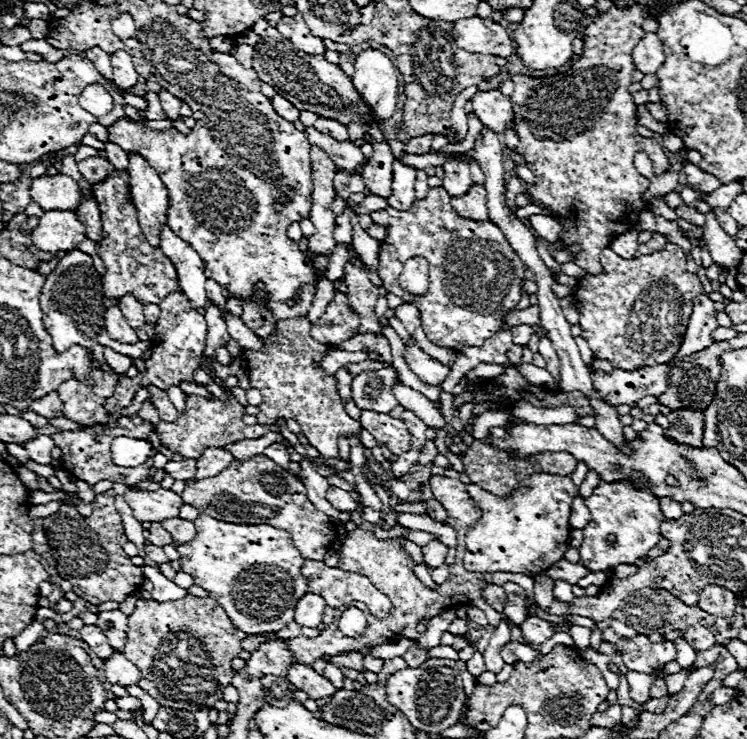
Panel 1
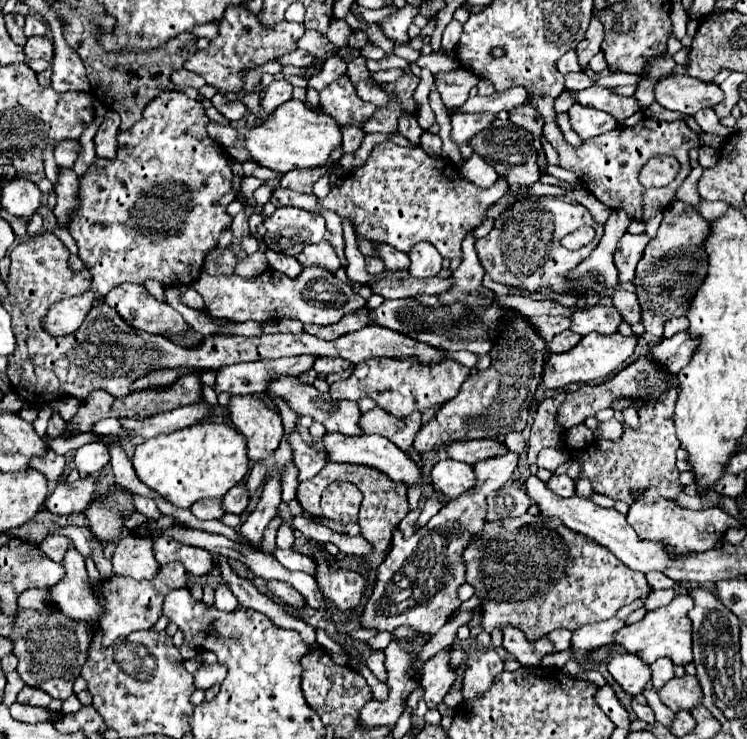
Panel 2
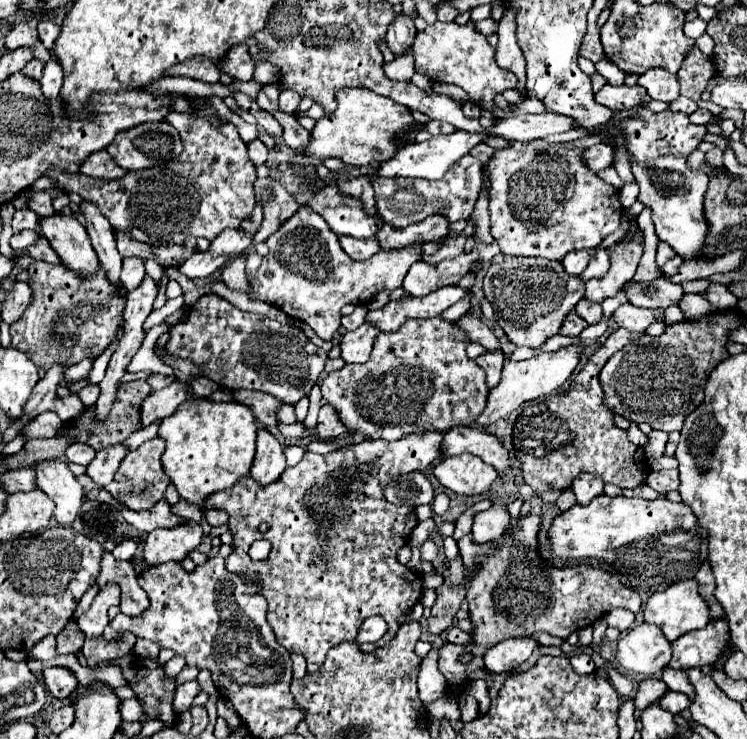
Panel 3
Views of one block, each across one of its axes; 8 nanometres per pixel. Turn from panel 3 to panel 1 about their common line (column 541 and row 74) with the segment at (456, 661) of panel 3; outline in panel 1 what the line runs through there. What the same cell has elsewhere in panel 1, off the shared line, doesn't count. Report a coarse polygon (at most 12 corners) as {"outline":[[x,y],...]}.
{"outline":[[660,10],[596,14],[584,54],[514,76],[532,202],[574,260],[638,222],[670,162],[636,132],[632,50]]}

